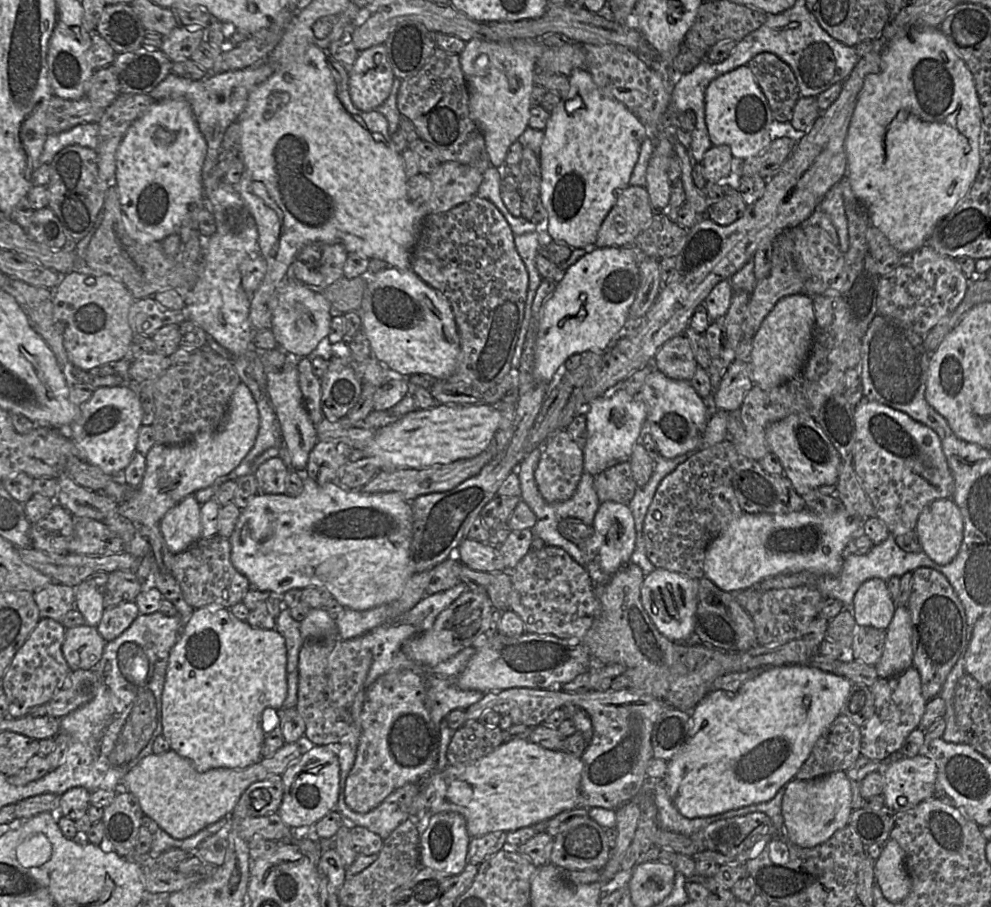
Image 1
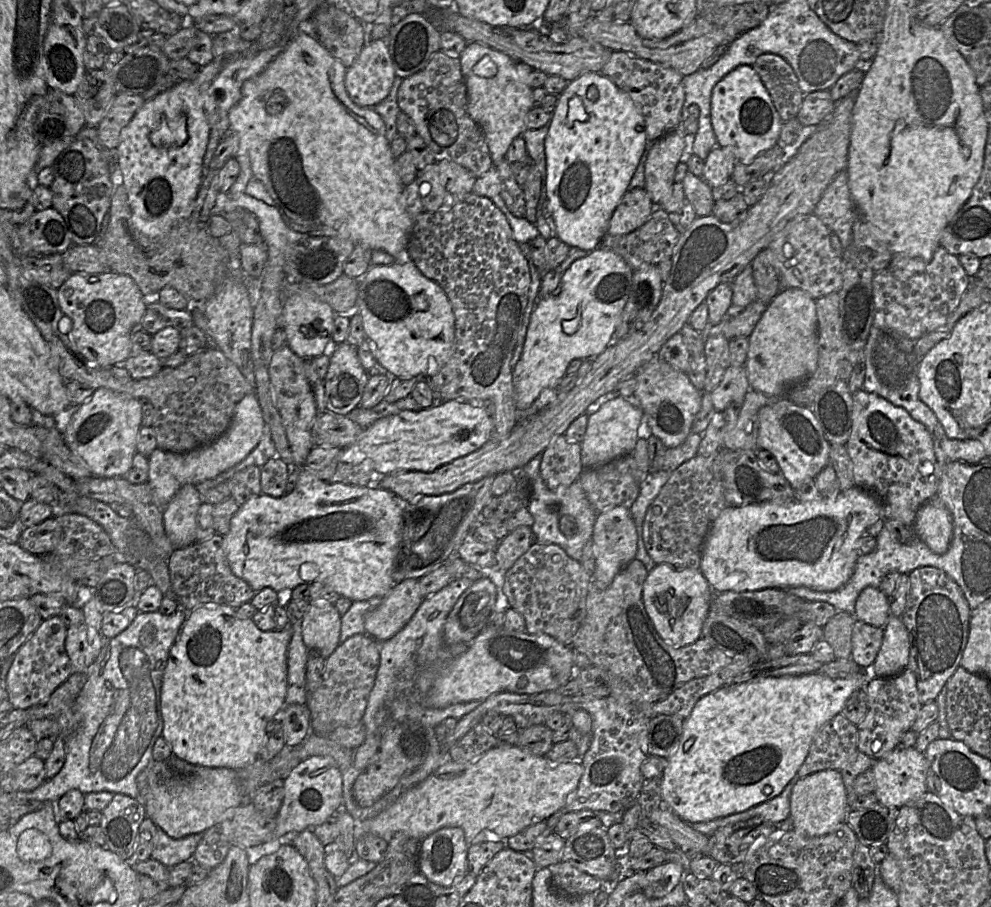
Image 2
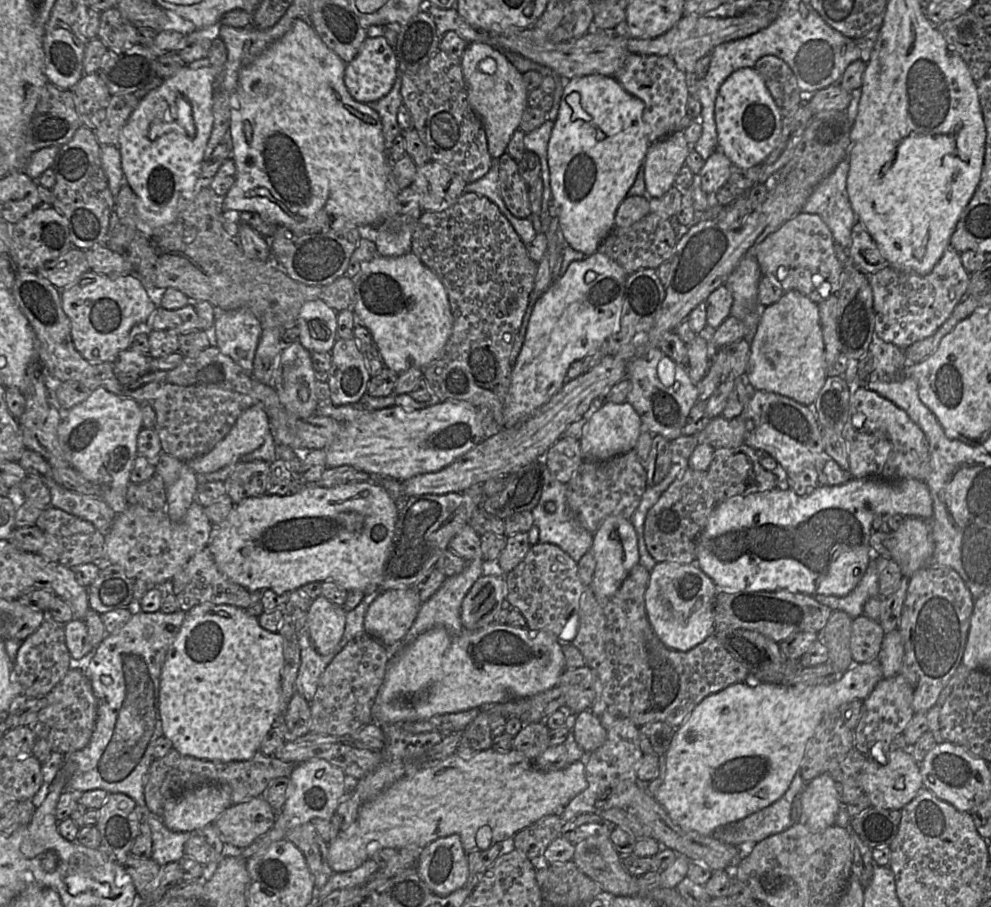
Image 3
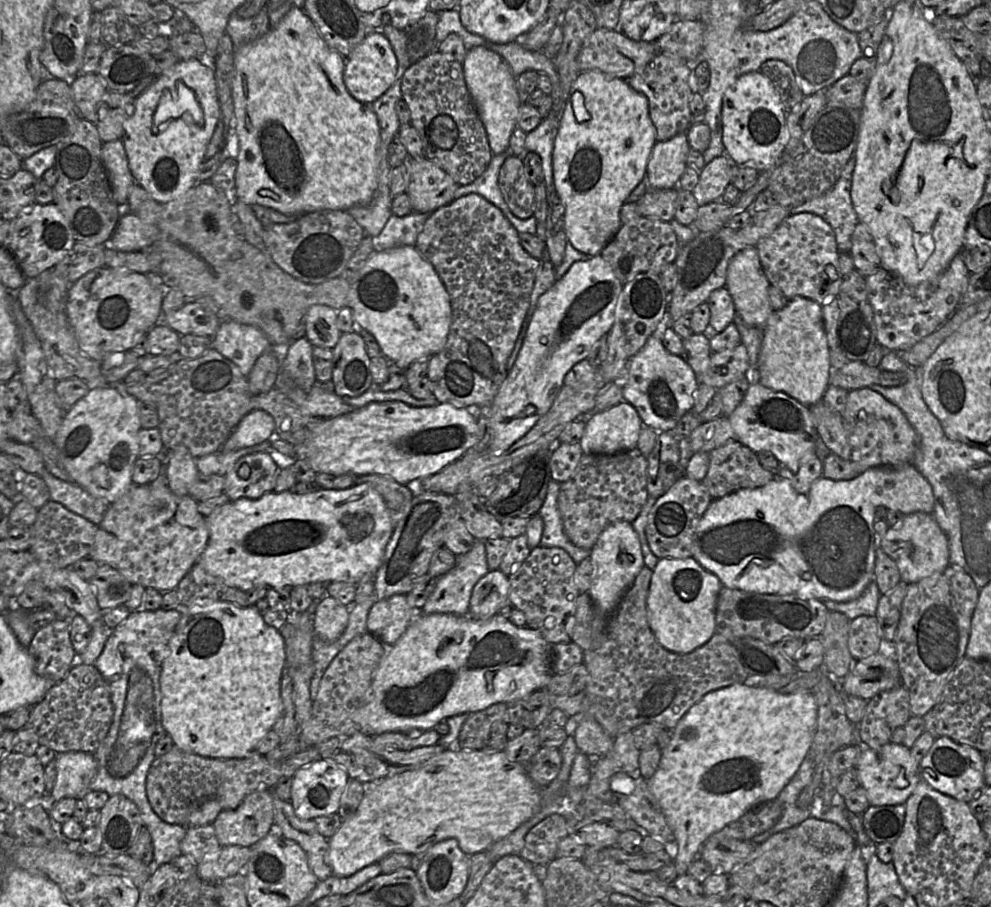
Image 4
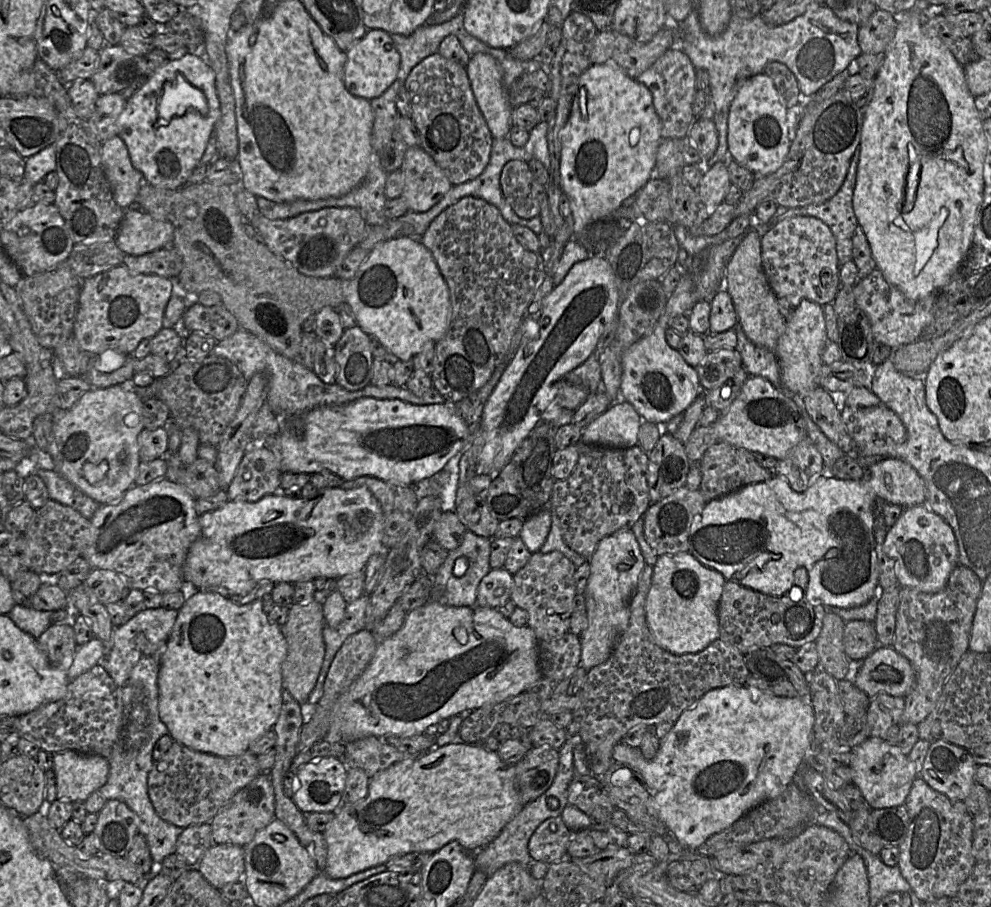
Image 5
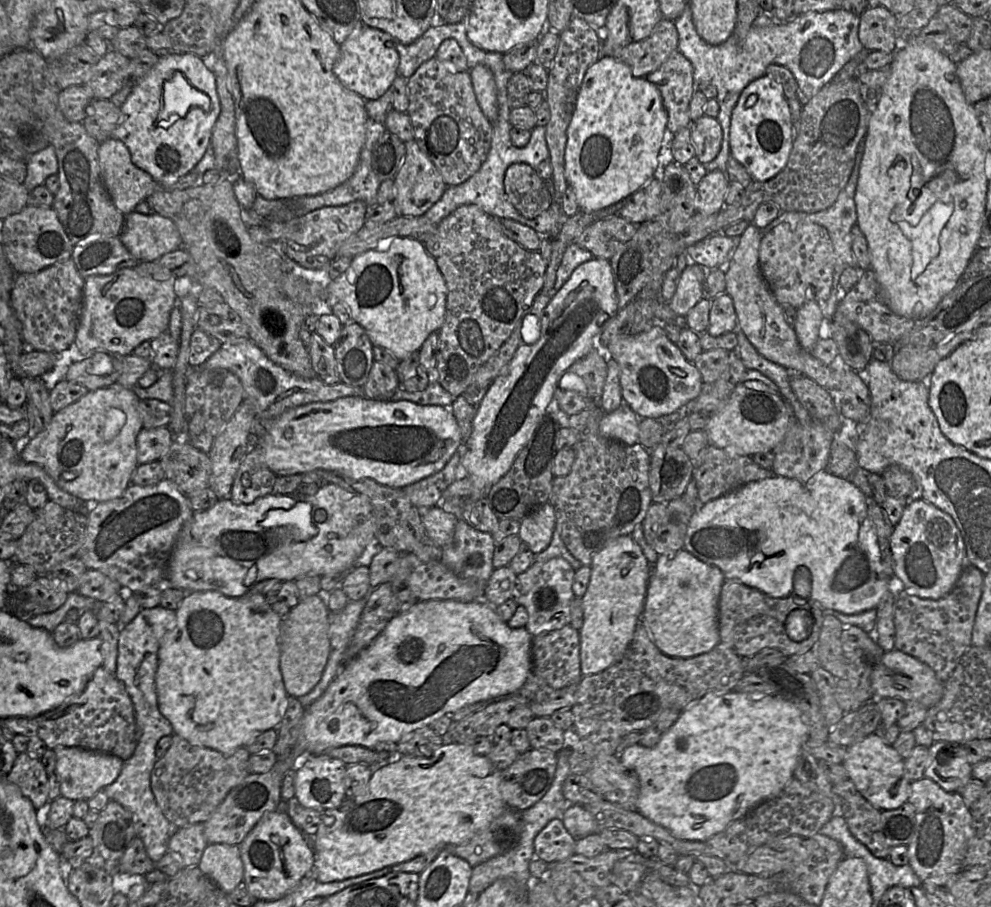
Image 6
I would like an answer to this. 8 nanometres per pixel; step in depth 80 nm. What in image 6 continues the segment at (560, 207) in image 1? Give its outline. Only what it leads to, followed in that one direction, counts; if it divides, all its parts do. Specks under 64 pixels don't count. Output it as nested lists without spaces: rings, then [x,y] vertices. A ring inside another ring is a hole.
[[[601,55],[587,69],[581,83],[571,121],[567,127],[564,175],[575,193],[579,211],[604,210],[626,200],[654,178],[668,115],[660,91],[646,77],[635,77],[626,63]]]

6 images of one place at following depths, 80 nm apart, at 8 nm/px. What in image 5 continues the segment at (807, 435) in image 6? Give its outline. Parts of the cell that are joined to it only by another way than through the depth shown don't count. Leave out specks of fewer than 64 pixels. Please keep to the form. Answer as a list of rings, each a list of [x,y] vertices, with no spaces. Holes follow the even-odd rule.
[[[806,435],[789,451],[786,458],[778,461],[773,474],[784,477],[795,492],[802,493],[823,471],[823,458]]]

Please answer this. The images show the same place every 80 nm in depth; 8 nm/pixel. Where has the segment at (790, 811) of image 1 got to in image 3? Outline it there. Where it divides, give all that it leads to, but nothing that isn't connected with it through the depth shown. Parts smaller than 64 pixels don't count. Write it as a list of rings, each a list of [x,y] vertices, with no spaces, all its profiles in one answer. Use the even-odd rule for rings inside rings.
[[[828,773],[807,782],[800,793],[801,816],[799,823],[813,831],[822,831],[835,824],[841,800],[839,784]]]

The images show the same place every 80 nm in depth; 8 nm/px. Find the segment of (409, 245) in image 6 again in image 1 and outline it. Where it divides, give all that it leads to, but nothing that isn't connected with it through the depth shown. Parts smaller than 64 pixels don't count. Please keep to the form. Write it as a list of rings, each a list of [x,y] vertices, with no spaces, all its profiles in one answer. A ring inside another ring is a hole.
[[[390,267],[367,274],[366,289],[357,314],[361,318],[361,331],[369,342],[372,356],[391,370],[405,377],[425,375],[435,380],[447,380],[455,371],[461,346],[452,307],[440,291],[427,285],[412,269],[399,270]]]

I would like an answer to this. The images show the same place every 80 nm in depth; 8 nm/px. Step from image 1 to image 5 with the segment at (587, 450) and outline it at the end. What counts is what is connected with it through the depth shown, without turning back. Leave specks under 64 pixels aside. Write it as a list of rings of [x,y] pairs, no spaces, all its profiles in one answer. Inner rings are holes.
[[[618,401],[582,429],[581,441],[596,446],[630,448],[638,444],[641,416],[627,401]]]

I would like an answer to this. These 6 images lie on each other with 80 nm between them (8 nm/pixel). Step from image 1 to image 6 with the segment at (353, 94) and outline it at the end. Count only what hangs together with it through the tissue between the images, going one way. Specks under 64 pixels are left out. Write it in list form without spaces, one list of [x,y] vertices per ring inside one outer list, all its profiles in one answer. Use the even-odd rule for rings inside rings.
[[[362,24],[339,47],[340,55],[333,72],[340,82],[366,101],[385,94],[398,75],[400,57],[394,38],[382,30]]]

